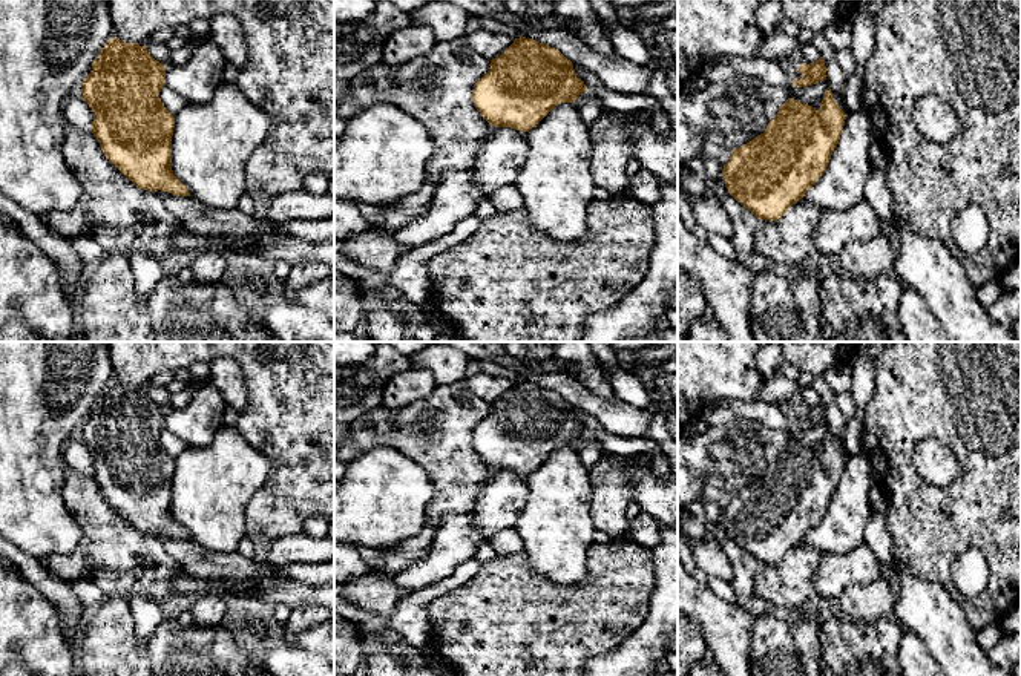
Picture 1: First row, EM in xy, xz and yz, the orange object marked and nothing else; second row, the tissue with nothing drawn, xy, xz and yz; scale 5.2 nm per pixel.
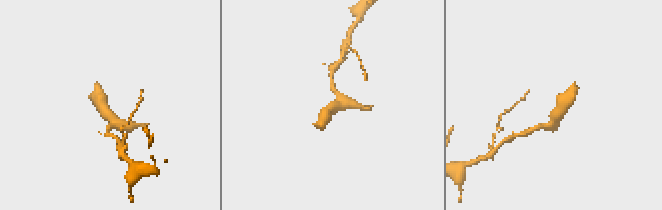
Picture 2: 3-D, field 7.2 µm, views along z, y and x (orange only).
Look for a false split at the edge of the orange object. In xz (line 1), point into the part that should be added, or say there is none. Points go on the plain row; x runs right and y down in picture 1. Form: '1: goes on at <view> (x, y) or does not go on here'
1: does not go on here

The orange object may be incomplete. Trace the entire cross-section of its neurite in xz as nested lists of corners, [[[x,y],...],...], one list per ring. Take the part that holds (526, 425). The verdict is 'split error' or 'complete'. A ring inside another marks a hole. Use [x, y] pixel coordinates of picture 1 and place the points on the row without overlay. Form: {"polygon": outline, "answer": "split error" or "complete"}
{"polygon": [[[515,382],[500,399],[491,403],[489,414],[474,428],[472,445],[480,458],[495,471],[529,475],[555,449],[575,446],[587,431],[575,417],[573,406],[558,392],[533,382]]], "answer": "complete"}

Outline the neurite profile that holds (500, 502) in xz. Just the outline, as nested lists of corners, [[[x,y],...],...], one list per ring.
[[[498,471],[491,481],[480,487],[471,518],[481,535],[492,538],[515,526],[527,503],[526,481],[527,475]]]

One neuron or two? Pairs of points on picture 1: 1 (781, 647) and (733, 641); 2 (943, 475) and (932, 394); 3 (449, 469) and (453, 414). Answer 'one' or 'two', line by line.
1: two
2: two
3: one

